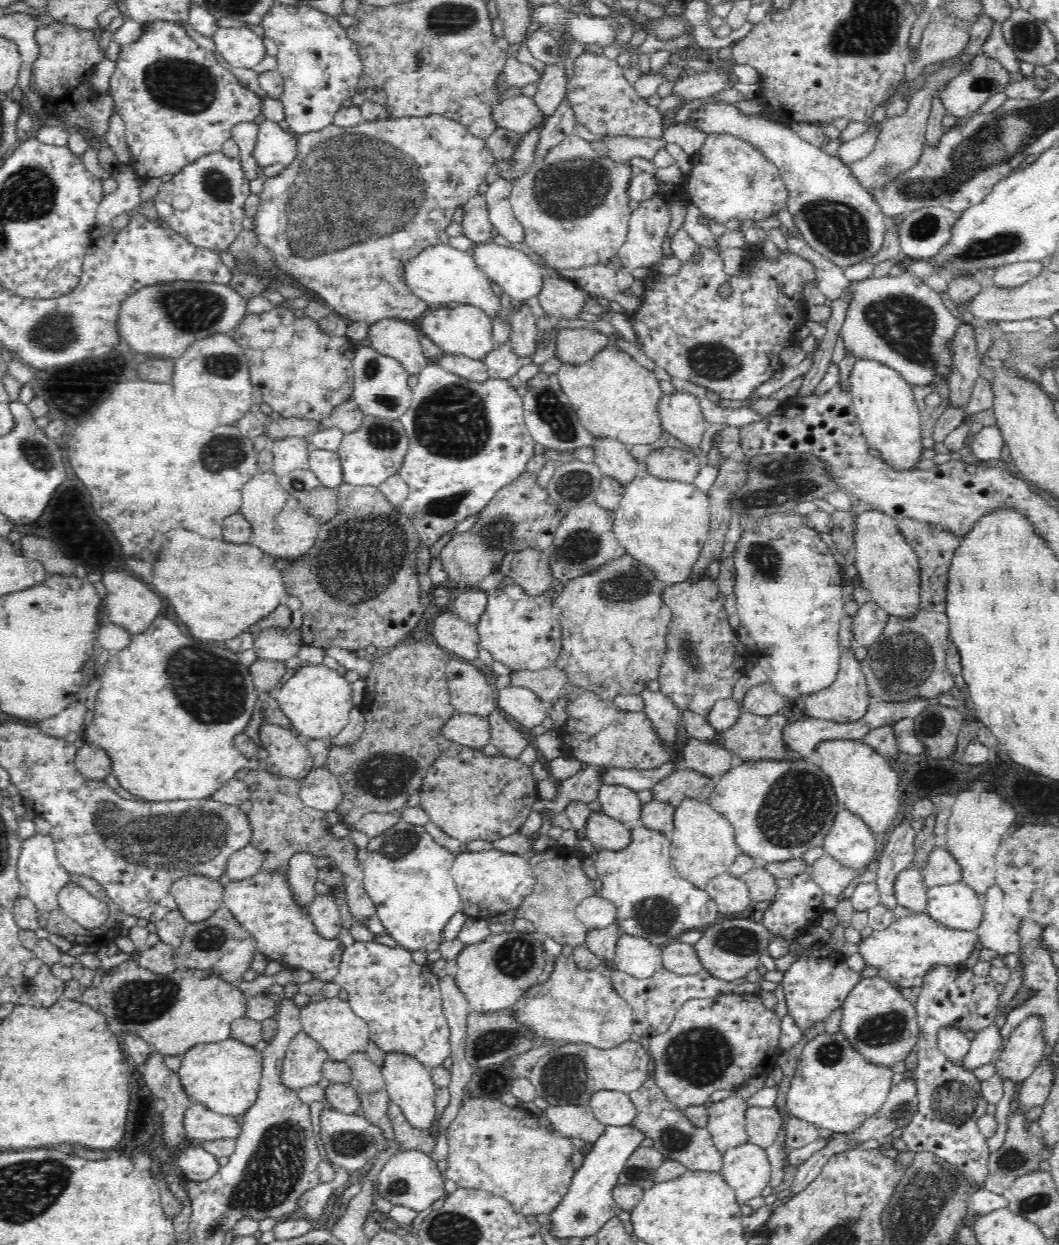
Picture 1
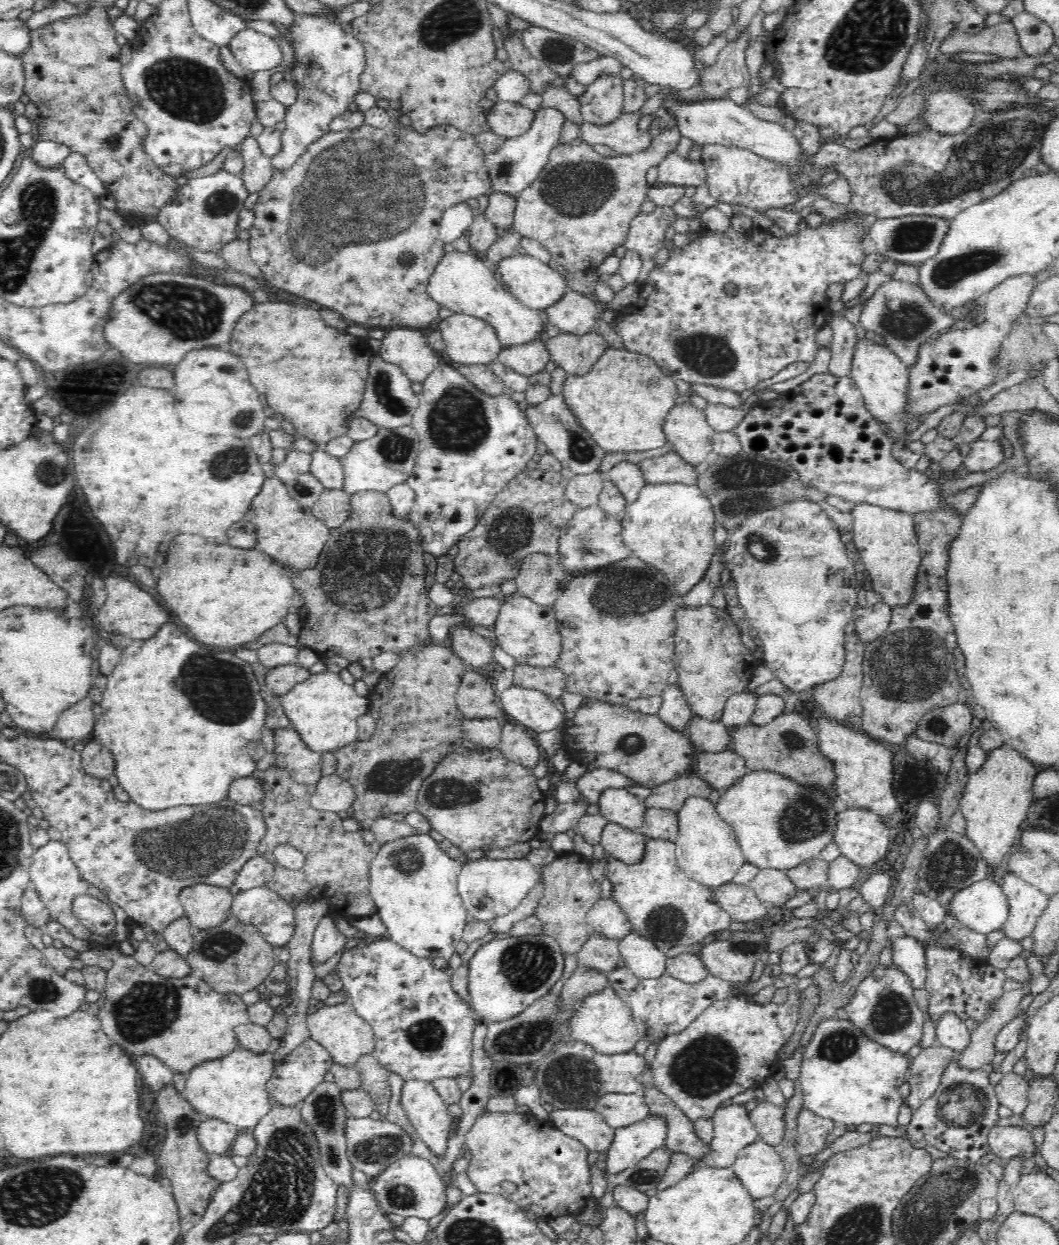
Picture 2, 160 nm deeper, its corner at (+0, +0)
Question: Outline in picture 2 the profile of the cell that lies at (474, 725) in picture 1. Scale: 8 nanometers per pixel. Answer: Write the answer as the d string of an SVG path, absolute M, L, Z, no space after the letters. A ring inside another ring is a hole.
M463 717L460 733L462 738L470 740L480 748L496 748L502 734L502 720L493 718L470 720Z

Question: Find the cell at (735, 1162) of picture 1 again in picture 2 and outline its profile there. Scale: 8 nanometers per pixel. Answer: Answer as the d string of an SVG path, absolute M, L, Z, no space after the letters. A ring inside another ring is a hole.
M760 1139L742 1148L730 1167L752 1201L772 1196L784 1176L784 1165L775 1148Z

